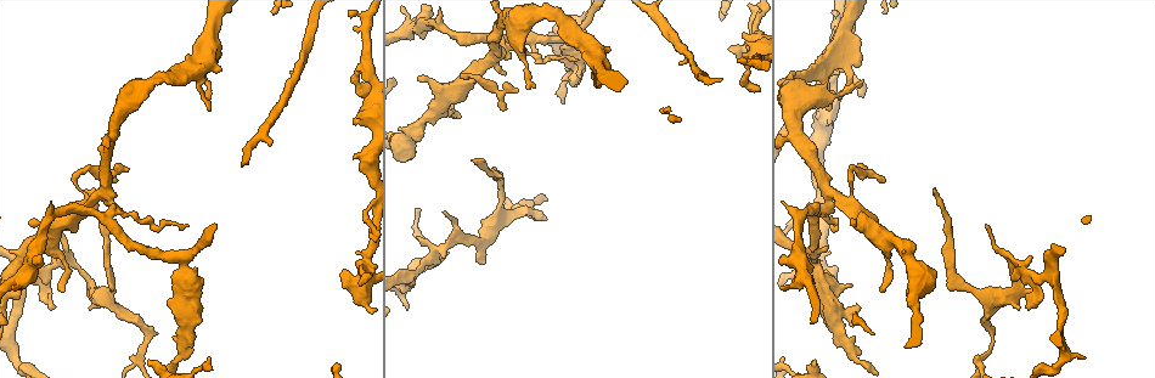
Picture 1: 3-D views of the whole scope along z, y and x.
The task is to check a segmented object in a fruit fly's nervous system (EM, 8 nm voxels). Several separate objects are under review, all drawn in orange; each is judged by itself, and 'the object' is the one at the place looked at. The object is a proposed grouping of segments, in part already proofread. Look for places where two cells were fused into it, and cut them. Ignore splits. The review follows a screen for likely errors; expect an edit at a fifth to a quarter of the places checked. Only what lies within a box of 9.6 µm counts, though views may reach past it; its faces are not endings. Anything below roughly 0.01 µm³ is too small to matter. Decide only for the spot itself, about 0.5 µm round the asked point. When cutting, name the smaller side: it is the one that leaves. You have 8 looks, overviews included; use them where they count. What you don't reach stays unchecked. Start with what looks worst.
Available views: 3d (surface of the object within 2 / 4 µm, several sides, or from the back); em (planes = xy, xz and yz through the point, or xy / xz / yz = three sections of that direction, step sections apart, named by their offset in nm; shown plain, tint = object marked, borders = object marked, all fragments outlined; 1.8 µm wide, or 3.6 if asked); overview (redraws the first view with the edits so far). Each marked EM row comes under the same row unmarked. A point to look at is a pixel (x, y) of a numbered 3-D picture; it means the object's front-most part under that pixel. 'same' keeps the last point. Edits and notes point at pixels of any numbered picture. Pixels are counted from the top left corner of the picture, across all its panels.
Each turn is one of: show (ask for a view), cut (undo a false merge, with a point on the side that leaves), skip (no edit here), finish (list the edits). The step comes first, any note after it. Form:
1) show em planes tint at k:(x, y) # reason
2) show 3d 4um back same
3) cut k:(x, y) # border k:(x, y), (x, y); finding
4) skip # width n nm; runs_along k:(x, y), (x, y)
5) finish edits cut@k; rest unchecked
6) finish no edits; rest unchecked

show em xz step 16 tint at 1:(365, 71) # abrupt turn

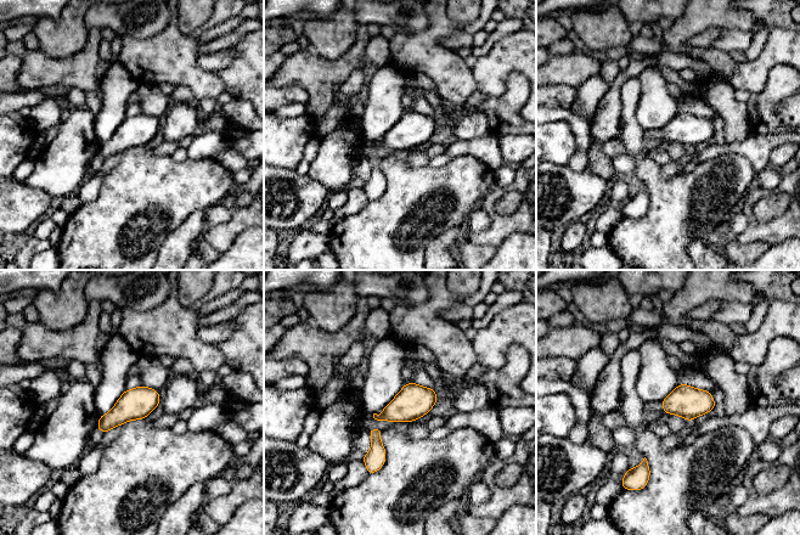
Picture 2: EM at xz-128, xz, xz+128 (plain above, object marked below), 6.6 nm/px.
skip # one cell here

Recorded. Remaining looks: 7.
show em planes tint at 1:(422, 263) # three-way junction

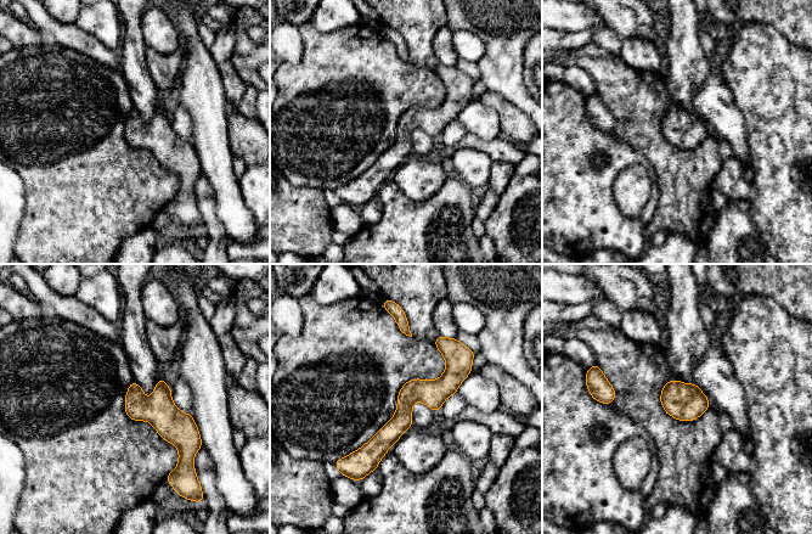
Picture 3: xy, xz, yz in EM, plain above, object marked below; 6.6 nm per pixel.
skip # runs_along 3:(468, 363), (439, 391), (418, 392), (357, 454); all the same cell

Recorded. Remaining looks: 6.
show em planes borders at 1:(358, 279) # a fork

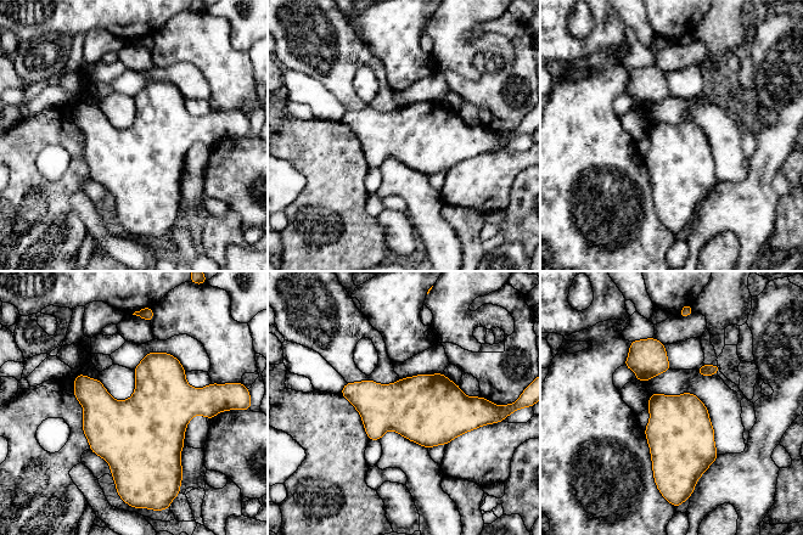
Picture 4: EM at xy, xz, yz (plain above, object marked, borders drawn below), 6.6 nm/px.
skip # all the same cell

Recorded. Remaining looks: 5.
finish no edits; rest unchecked

